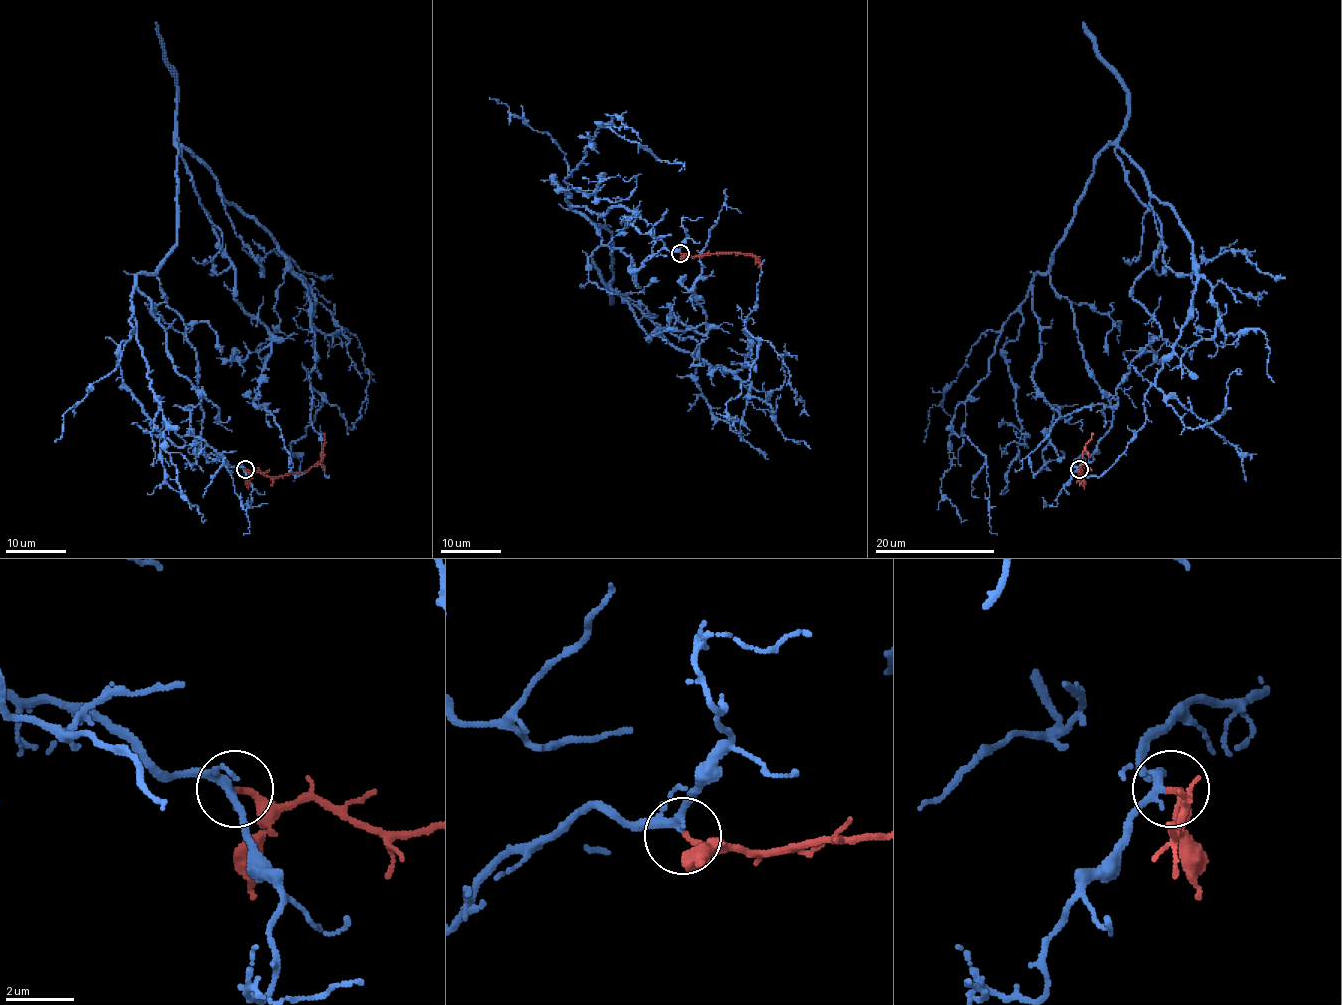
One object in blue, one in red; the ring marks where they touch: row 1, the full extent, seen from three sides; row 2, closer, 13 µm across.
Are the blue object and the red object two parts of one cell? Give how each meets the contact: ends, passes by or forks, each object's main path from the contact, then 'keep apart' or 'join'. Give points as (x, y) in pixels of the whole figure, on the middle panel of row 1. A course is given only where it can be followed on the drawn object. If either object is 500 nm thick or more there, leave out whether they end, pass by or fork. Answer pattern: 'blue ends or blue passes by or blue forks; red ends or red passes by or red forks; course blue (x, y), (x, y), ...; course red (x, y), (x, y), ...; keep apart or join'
blue forks; red ends; course blue (680, 252), (650, 255), (638, 286), (592, 223), (611, 283), (681, 351), (737, 370), (747, 330), (801, 414); course red (680, 253), (698, 256), (740, 252), (758, 256), (758, 265); join

